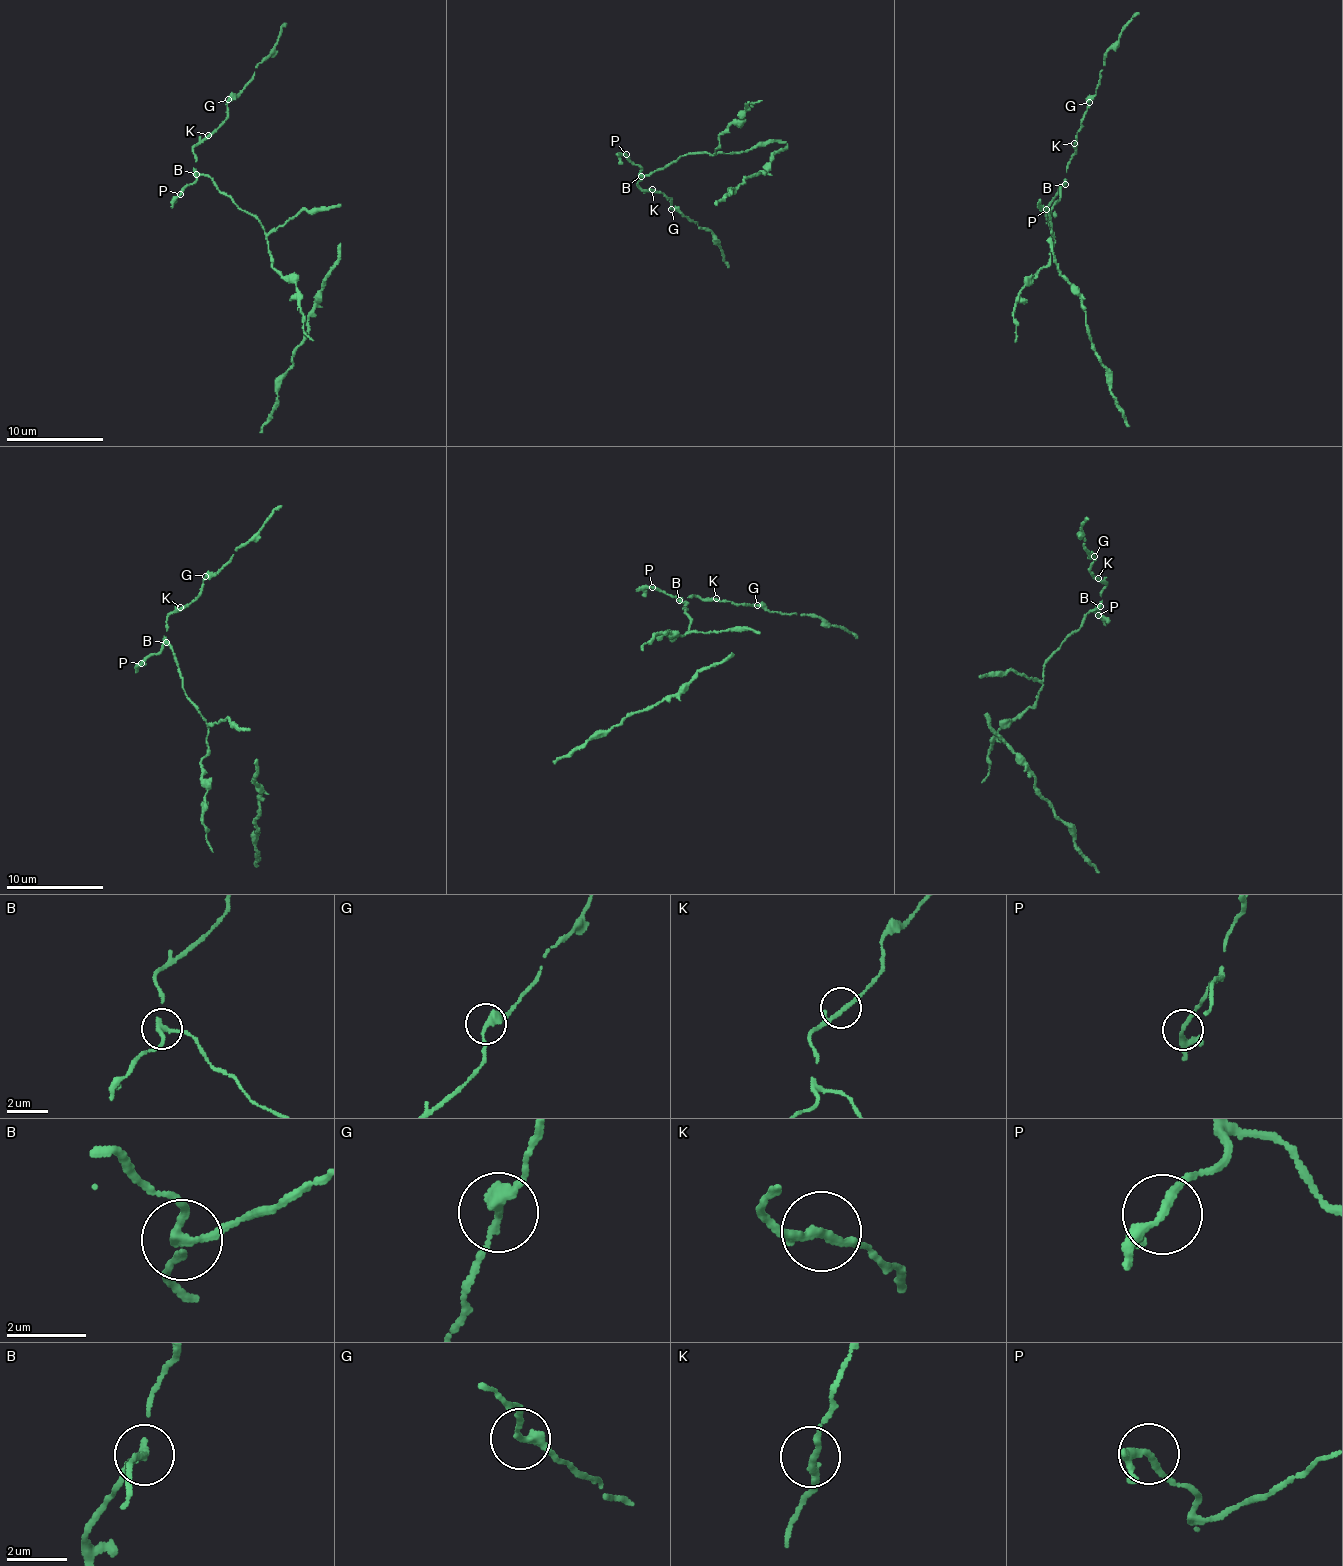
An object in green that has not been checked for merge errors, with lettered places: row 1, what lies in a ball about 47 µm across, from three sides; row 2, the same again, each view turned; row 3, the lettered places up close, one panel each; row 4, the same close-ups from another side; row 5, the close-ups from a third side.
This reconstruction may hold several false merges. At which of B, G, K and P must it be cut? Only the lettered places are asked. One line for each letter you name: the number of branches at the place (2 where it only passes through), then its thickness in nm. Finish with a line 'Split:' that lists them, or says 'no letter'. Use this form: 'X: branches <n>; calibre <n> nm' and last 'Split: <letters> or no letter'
B: branches 3; calibre 180 nm
Split: B

